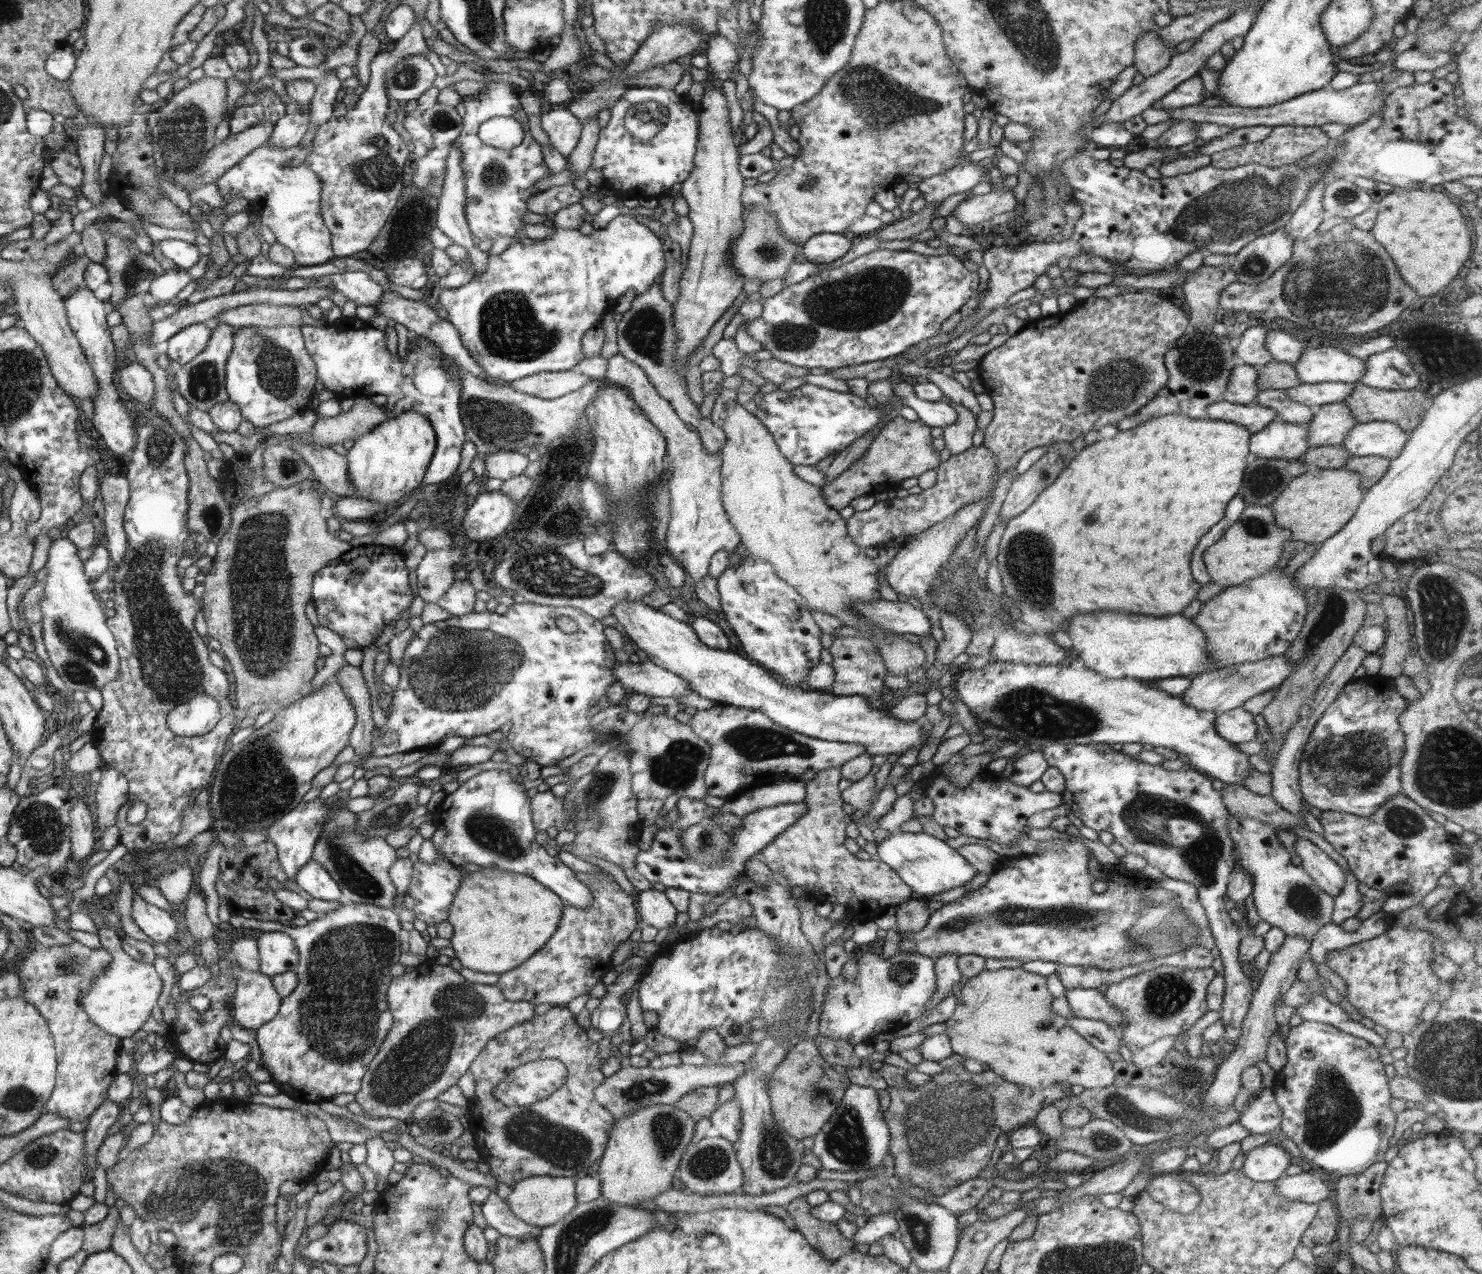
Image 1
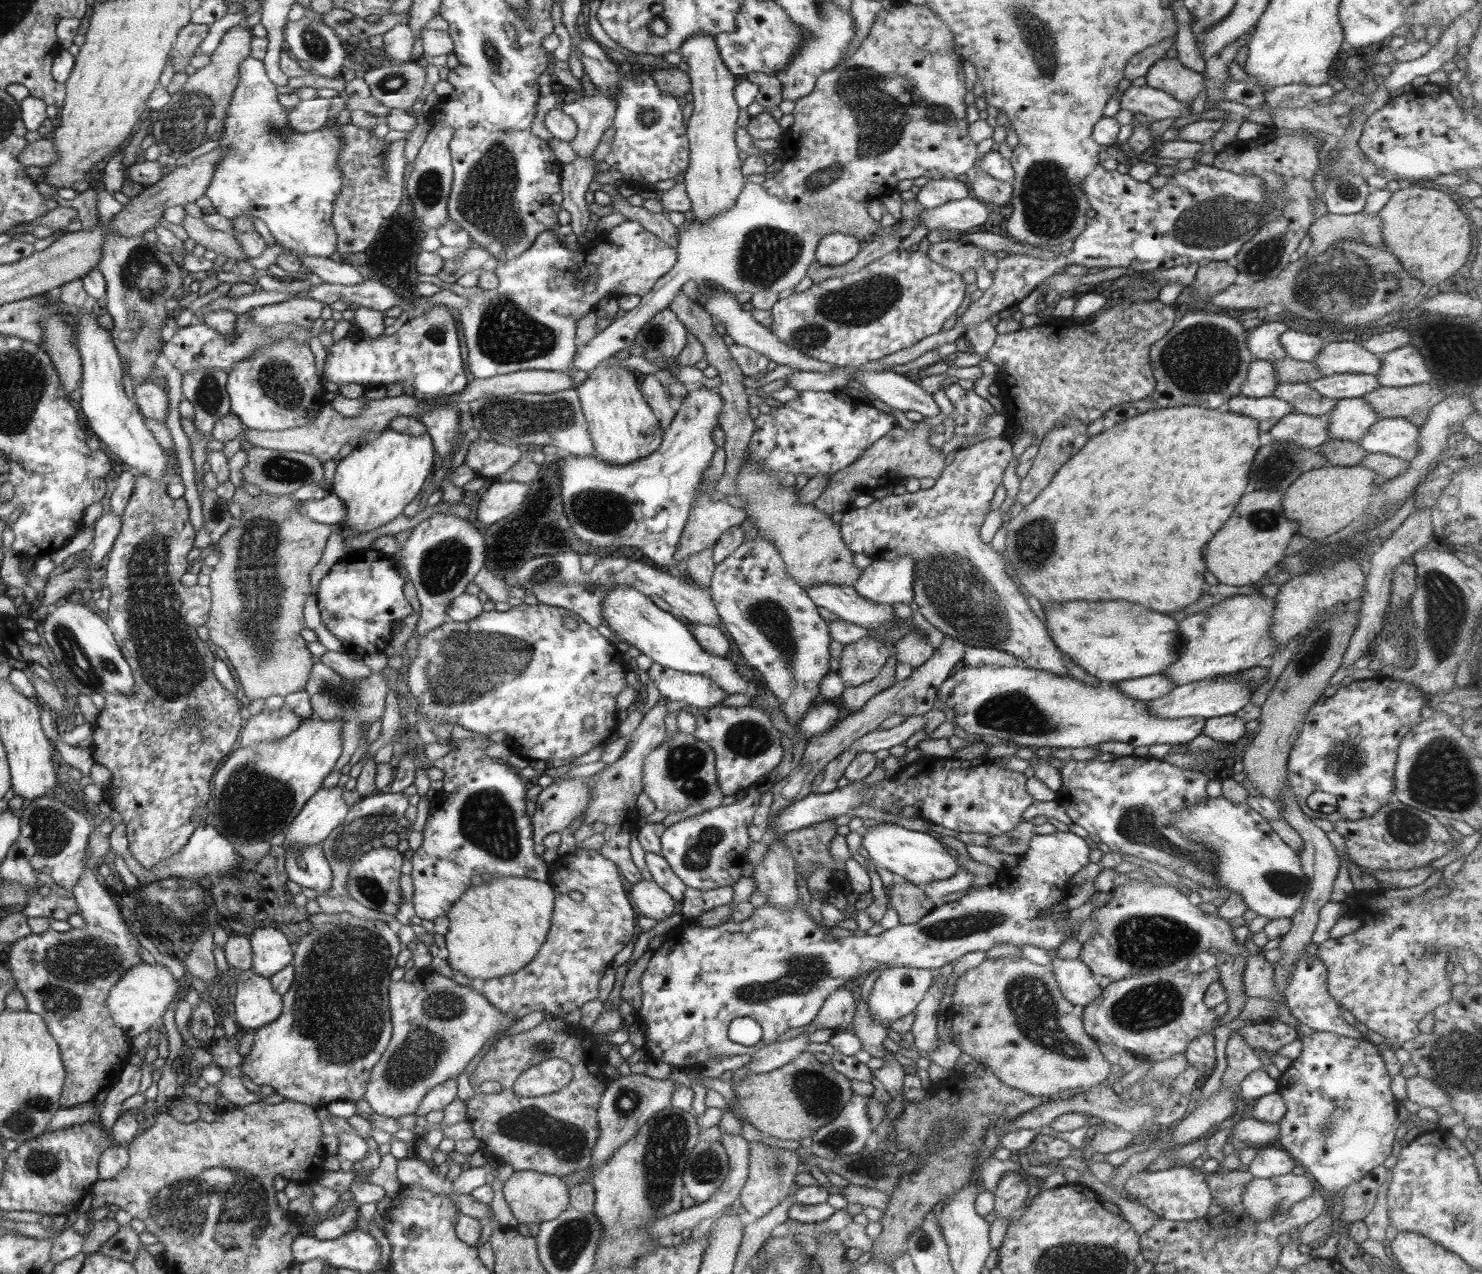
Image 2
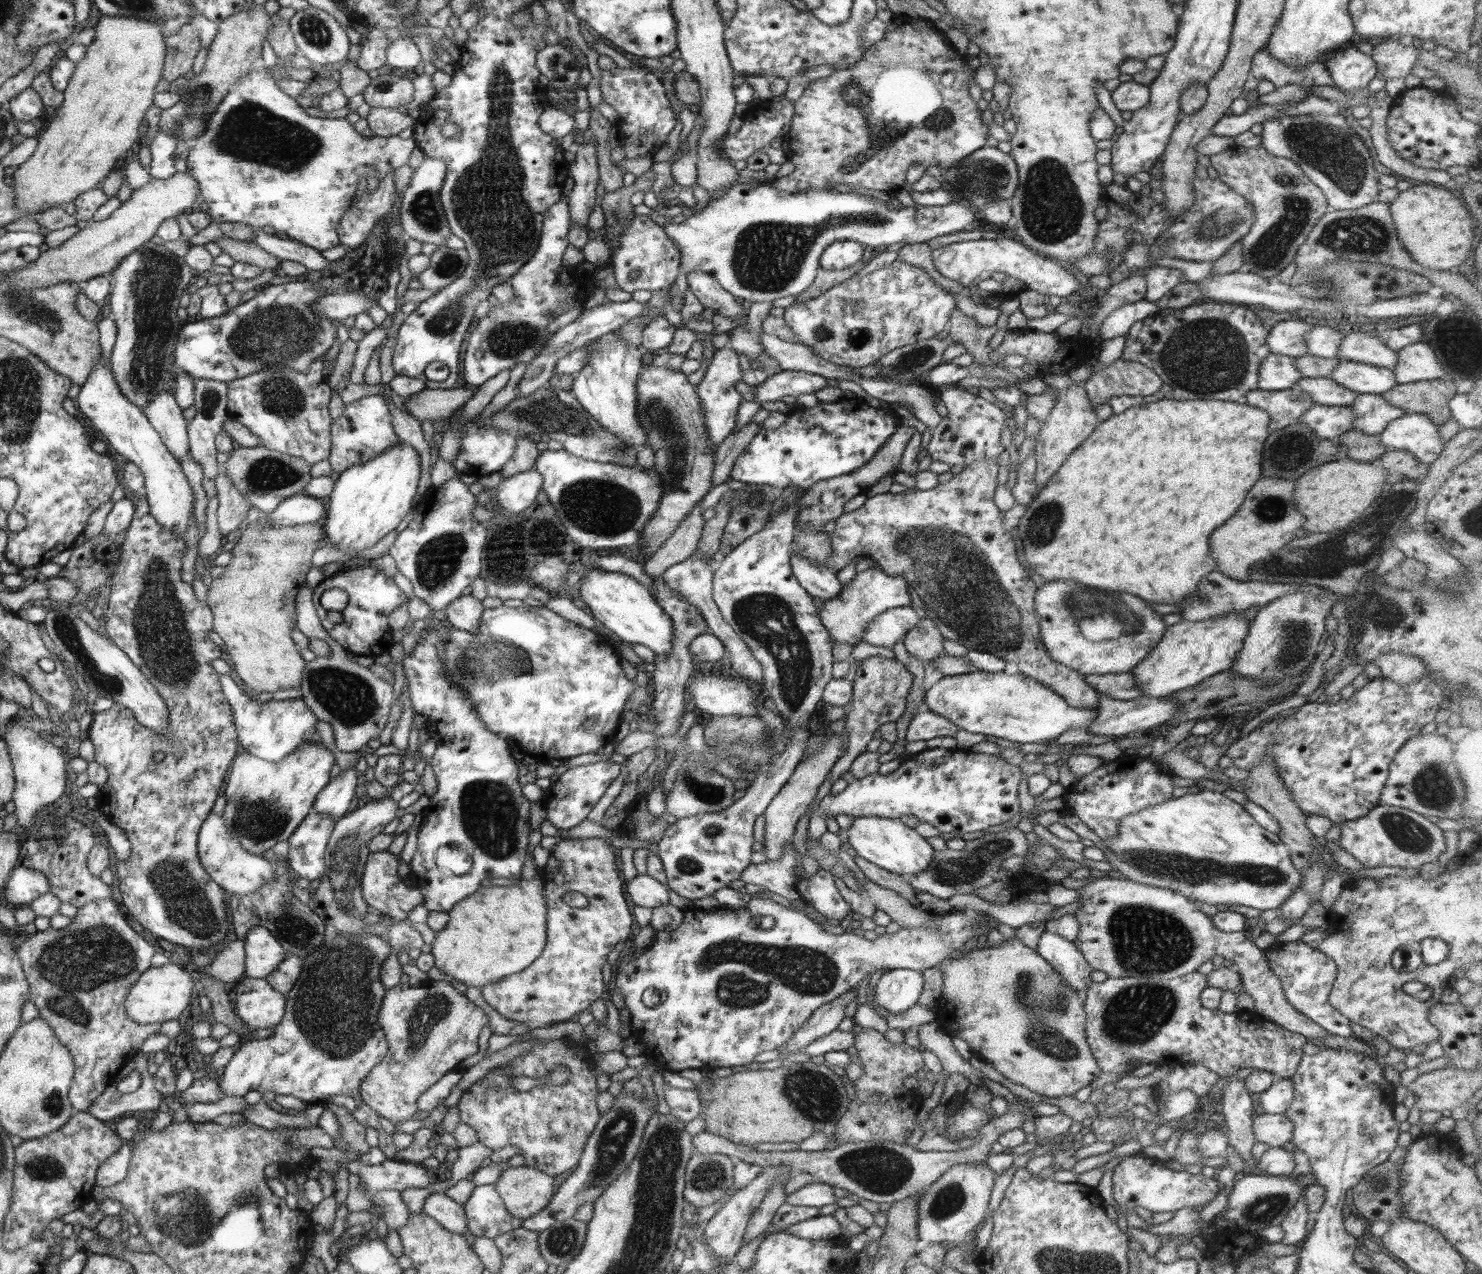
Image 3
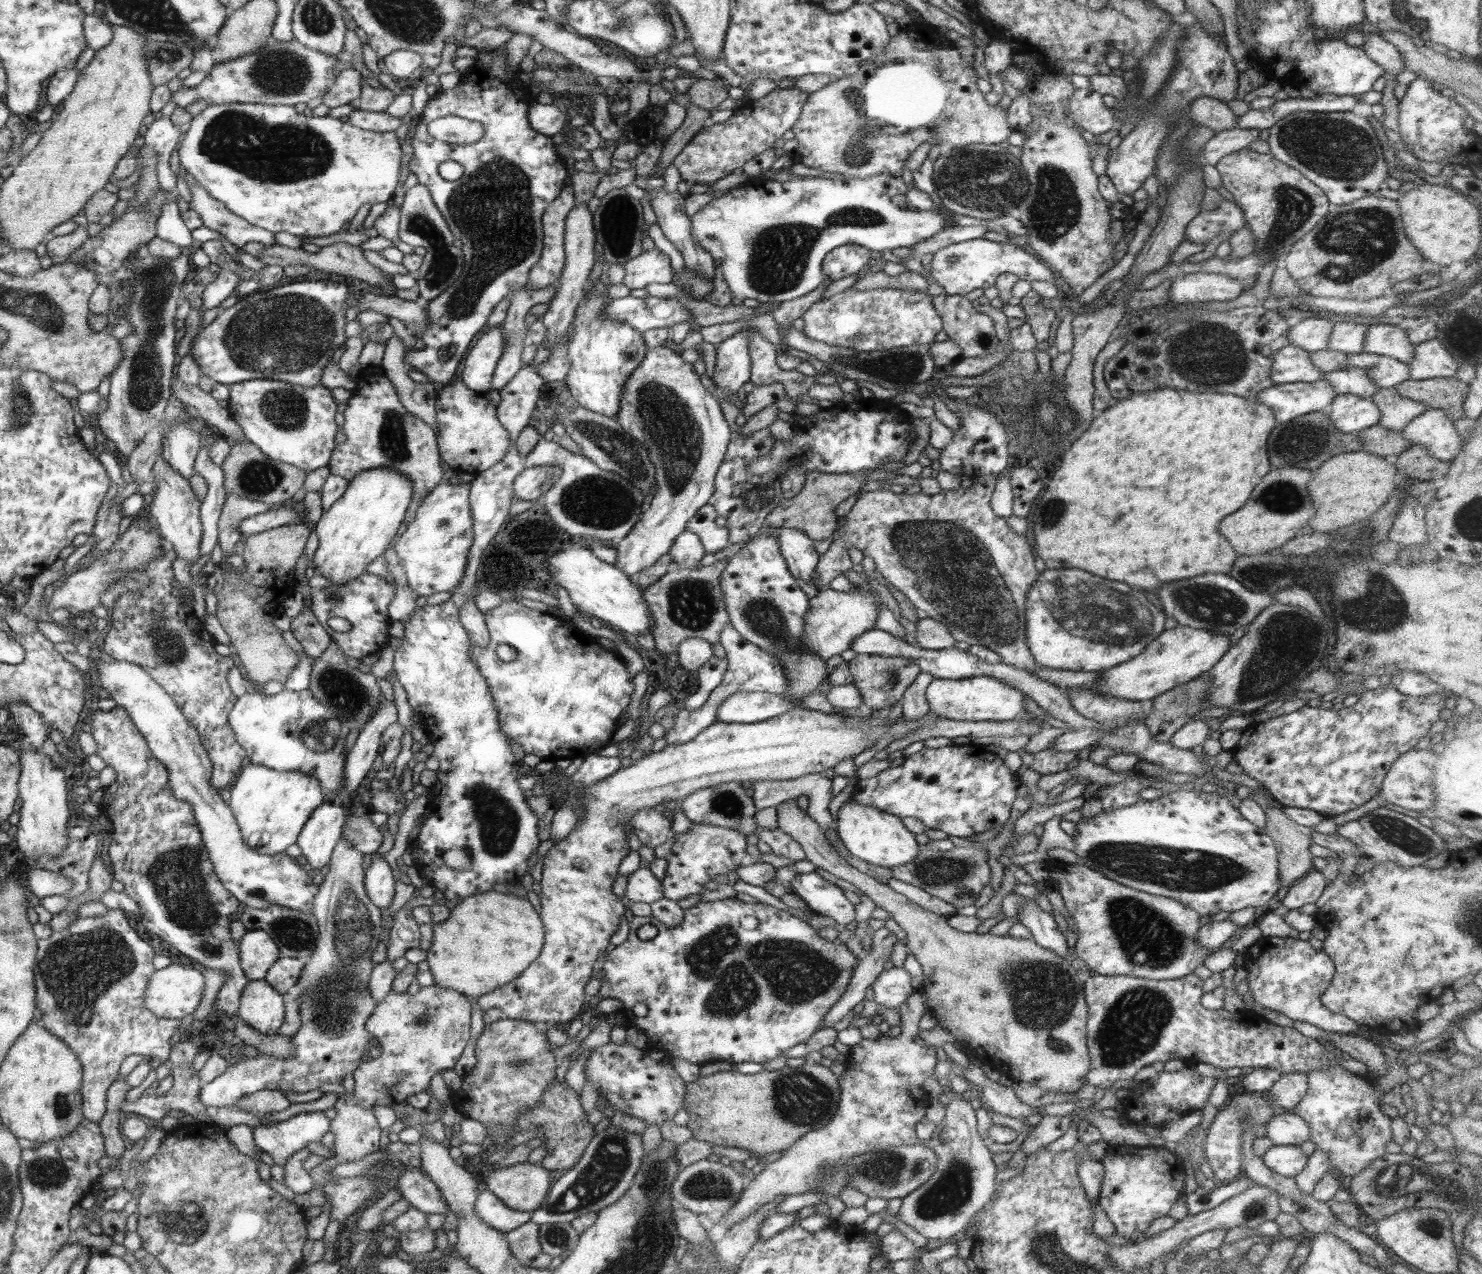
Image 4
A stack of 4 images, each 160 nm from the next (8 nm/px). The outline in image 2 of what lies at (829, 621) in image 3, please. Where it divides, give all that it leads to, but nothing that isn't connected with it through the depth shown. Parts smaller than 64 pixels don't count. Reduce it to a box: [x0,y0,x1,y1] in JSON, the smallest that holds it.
[853,556,914,606]

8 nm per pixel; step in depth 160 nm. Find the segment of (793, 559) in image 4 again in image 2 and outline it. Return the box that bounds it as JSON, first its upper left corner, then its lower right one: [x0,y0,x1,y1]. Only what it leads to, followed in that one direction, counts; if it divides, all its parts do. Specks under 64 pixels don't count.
[805,585,895,628]

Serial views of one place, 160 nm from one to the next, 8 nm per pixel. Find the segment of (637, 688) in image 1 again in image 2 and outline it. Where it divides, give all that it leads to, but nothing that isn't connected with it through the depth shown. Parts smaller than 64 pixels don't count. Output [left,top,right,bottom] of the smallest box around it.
[647,662,730,712]

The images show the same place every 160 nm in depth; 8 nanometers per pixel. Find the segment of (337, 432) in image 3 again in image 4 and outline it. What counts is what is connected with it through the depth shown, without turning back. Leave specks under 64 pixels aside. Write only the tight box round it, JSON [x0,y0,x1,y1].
[327,368,446,524]

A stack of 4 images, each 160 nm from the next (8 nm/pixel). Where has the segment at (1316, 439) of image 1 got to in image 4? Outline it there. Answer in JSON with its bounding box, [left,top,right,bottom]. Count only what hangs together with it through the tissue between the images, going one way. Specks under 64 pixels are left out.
[1372,388,1428,431]

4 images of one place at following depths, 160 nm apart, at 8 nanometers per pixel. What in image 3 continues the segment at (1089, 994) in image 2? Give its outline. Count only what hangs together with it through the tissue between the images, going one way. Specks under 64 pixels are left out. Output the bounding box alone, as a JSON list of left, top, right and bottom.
[1036,931,1093,994]

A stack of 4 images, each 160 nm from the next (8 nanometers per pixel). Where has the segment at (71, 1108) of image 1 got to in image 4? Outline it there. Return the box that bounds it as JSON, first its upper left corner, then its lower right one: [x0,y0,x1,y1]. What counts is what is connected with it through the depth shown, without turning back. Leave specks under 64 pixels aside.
[35,909,180,1122]

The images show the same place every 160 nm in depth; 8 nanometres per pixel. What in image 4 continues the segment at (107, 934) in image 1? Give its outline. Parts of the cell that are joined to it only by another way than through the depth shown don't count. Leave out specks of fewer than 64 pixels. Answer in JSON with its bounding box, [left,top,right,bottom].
[145,962,206,1020]

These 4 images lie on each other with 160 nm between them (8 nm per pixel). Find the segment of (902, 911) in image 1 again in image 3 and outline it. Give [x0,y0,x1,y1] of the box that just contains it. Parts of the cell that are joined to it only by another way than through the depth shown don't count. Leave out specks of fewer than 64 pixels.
[854,856,919,907]

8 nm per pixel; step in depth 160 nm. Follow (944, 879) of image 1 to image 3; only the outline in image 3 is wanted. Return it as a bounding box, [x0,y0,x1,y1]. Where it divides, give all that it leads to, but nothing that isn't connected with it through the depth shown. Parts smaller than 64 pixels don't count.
[844,817,936,876]

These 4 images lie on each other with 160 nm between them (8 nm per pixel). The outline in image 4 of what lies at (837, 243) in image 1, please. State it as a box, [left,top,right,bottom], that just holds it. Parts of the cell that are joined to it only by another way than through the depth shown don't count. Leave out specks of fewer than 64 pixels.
[821,244,870,281]

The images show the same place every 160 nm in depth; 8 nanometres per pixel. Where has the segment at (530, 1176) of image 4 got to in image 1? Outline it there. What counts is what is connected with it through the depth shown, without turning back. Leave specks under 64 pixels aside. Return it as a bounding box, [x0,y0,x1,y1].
[505,1177,578,1228]

